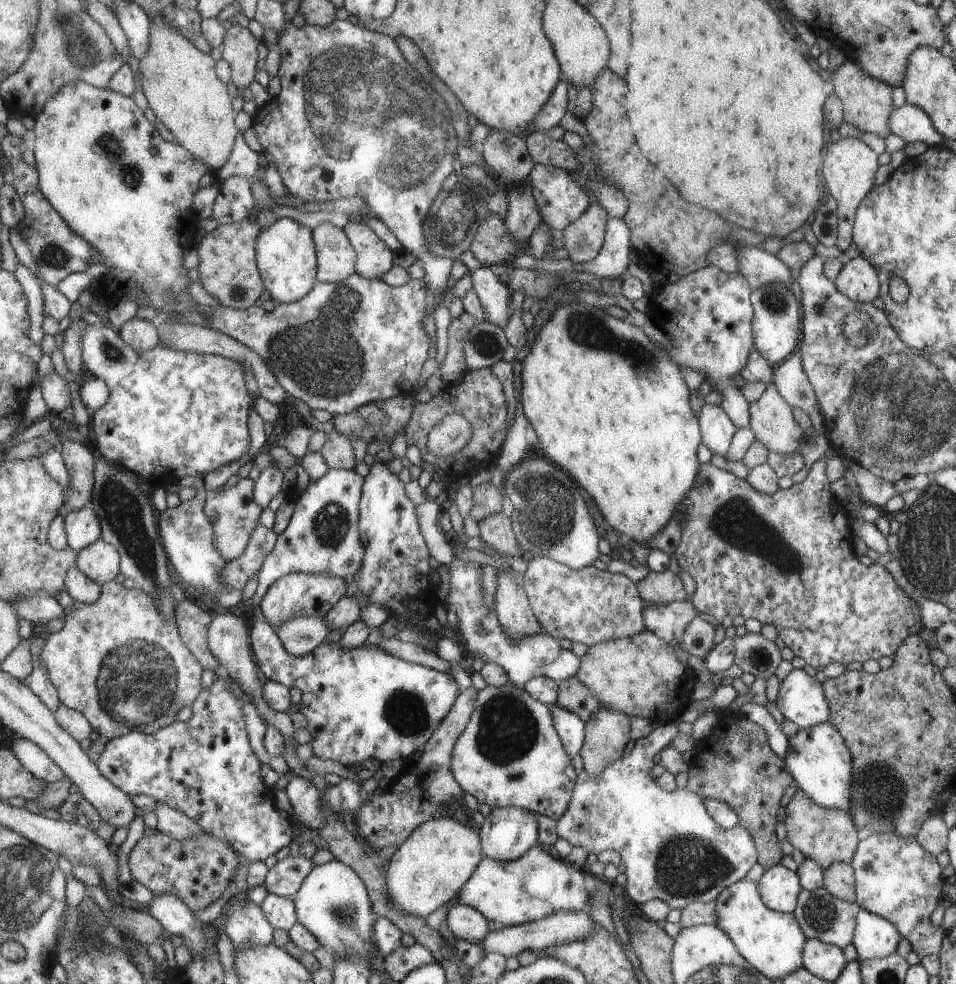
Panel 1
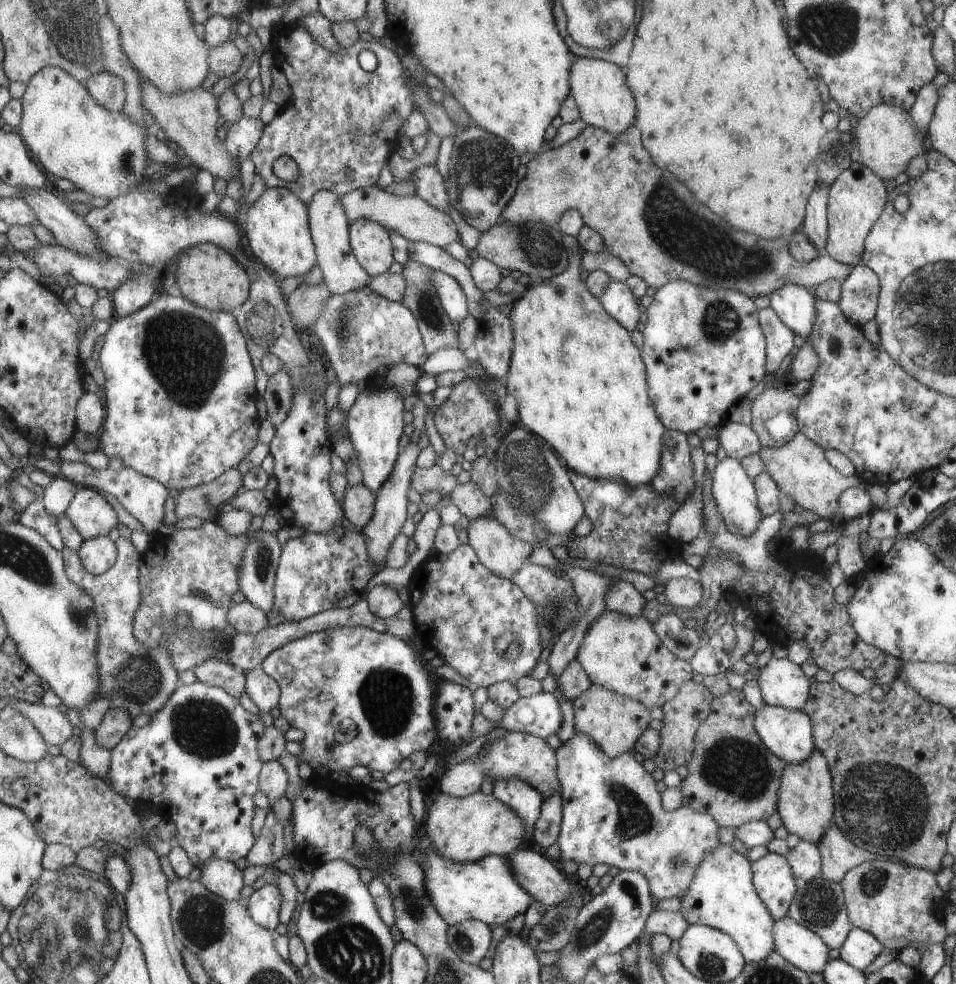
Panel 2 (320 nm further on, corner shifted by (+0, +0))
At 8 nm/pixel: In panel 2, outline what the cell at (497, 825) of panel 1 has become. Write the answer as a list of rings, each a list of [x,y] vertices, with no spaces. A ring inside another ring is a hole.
[[[515,777],[514,779],[497,779],[493,782],[493,793],[524,820],[526,840],[533,839],[534,826],[544,806],[545,798],[542,792],[530,782]]]

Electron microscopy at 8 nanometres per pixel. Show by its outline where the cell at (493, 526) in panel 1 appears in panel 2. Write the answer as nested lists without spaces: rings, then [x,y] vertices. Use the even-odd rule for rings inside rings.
[[[473,480],[458,485],[451,495],[452,502],[470,521],[492,512],[492,498],[489,498]]]

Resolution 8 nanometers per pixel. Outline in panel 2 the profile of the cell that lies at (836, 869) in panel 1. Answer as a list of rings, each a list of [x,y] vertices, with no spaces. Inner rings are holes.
[[[832,820],[816,845],[820,852],[820,874],[832,883],[839,883],[850,868],[871,858],[871,854],[857,848]]]

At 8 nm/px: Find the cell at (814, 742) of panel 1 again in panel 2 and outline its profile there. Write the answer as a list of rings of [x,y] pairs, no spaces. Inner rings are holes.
[[[763,704],[754,716],[754,727],[762,739],[762,743],[784,764],[798,763],[809,758],[817,746],[814,744],[814,734],[810,717],[803,711],[792,711],[783,707]]]

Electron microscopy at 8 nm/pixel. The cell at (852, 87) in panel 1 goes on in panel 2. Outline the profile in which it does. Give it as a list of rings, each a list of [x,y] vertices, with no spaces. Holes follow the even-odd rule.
[[[878,104],[857,119],[854,138],[858,148],[859,163],[871,169],[875,176],[883,180],[894,179],[901,174],[911,158],[923,153],[925,134],[916,131],[914,122],[907,111],[895,105]],[[921,135],[924,138],[921,138]]]

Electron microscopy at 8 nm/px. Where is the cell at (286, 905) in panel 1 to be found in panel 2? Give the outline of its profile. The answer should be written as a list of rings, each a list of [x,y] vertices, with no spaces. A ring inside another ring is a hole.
[[[267,882],[253,892],[248,902],[249,912],[257,924],[272,931],[281,926],[283,895],[277,884]]]

